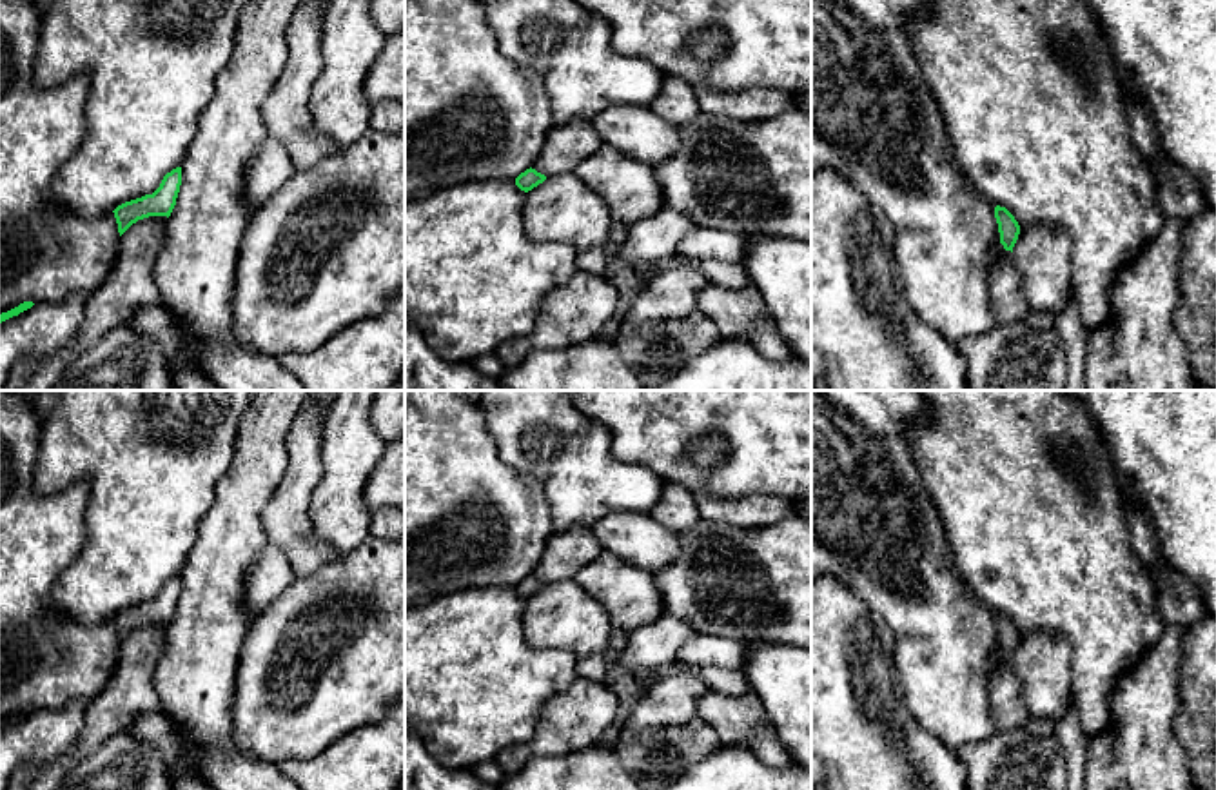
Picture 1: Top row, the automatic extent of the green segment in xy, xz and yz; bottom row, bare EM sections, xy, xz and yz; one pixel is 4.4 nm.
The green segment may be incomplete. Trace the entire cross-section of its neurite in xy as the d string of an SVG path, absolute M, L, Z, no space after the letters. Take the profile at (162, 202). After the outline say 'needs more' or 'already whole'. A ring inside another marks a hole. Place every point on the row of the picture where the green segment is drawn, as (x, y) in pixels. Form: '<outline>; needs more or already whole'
M181 167L167 173L160 187L152 194L125 202L113 212L118 223L120 236L138 220L149 216L171 216L181 185Z; already whole

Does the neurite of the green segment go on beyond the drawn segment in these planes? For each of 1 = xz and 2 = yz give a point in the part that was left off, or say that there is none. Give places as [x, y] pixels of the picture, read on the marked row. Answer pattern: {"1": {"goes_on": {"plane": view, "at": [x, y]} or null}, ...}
{"1": {"goes_on": null}, "2": {"goes_on": null}}

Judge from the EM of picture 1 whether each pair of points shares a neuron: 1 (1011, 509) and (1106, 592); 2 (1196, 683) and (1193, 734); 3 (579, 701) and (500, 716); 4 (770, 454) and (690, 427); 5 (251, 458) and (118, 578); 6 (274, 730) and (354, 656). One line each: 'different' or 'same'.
1: same
2: same
3: different
4: same
5: different
6: same

